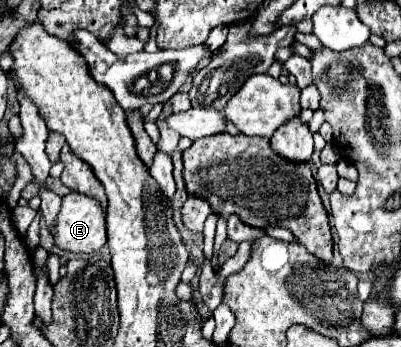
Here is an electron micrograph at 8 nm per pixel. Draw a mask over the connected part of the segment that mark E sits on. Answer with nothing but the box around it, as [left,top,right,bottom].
[53,192,107,254]

